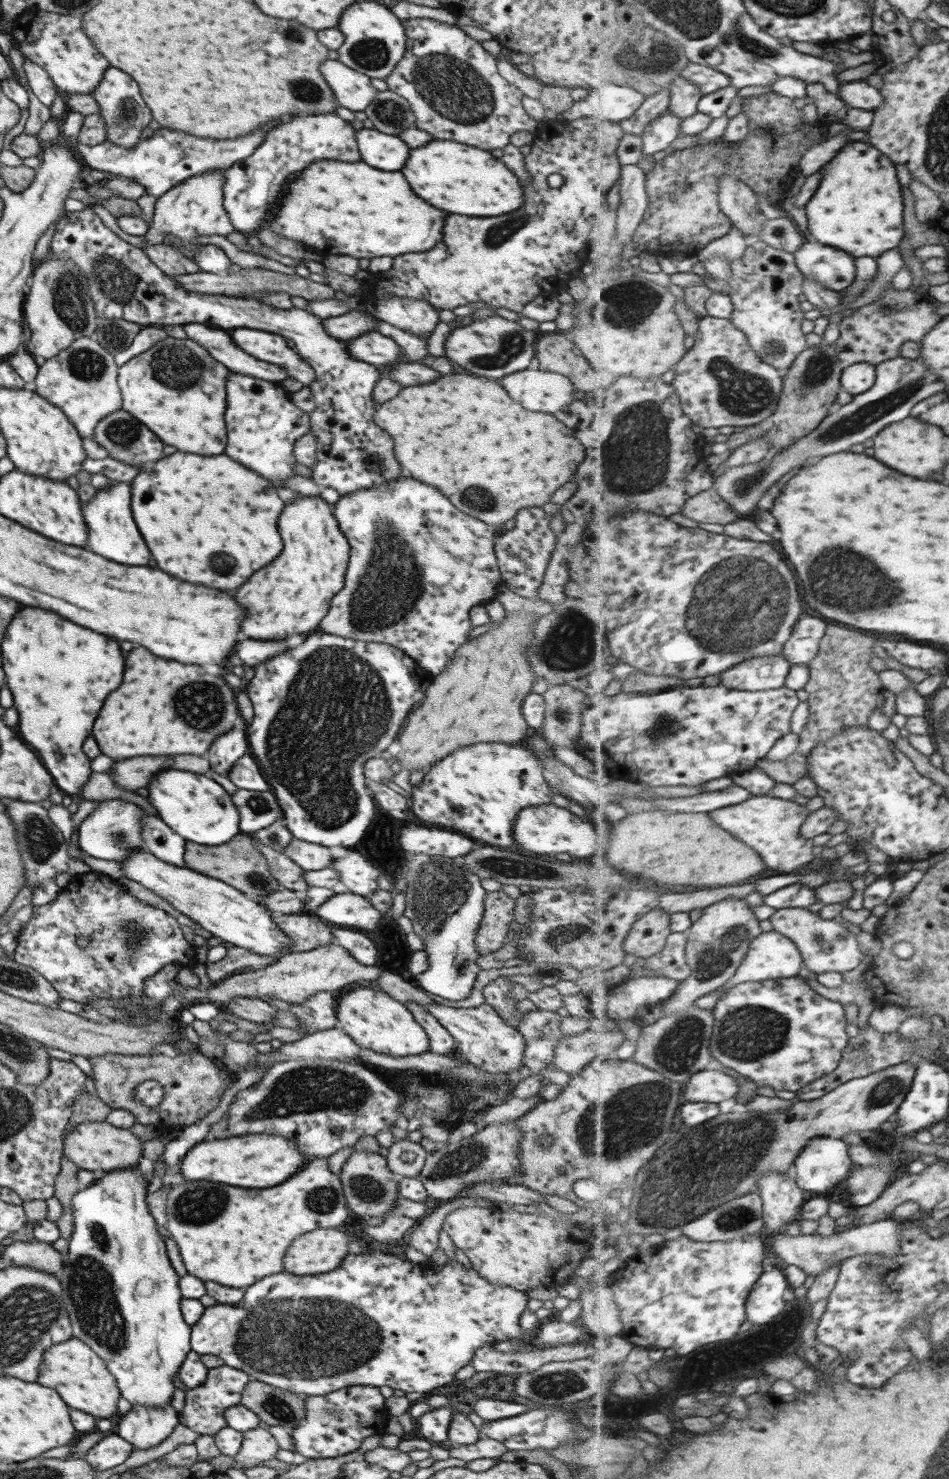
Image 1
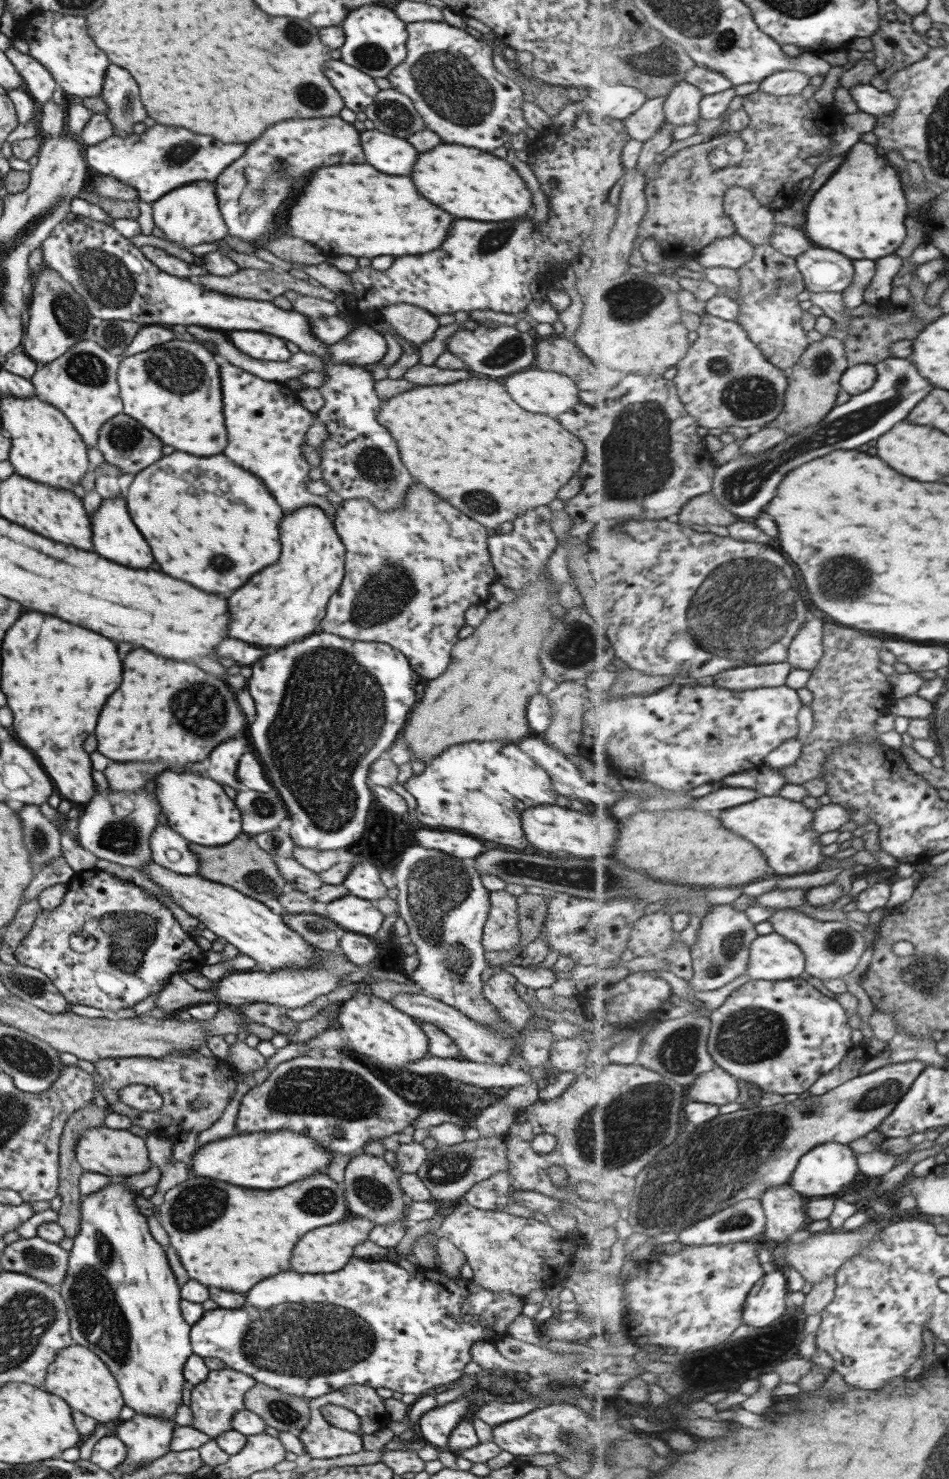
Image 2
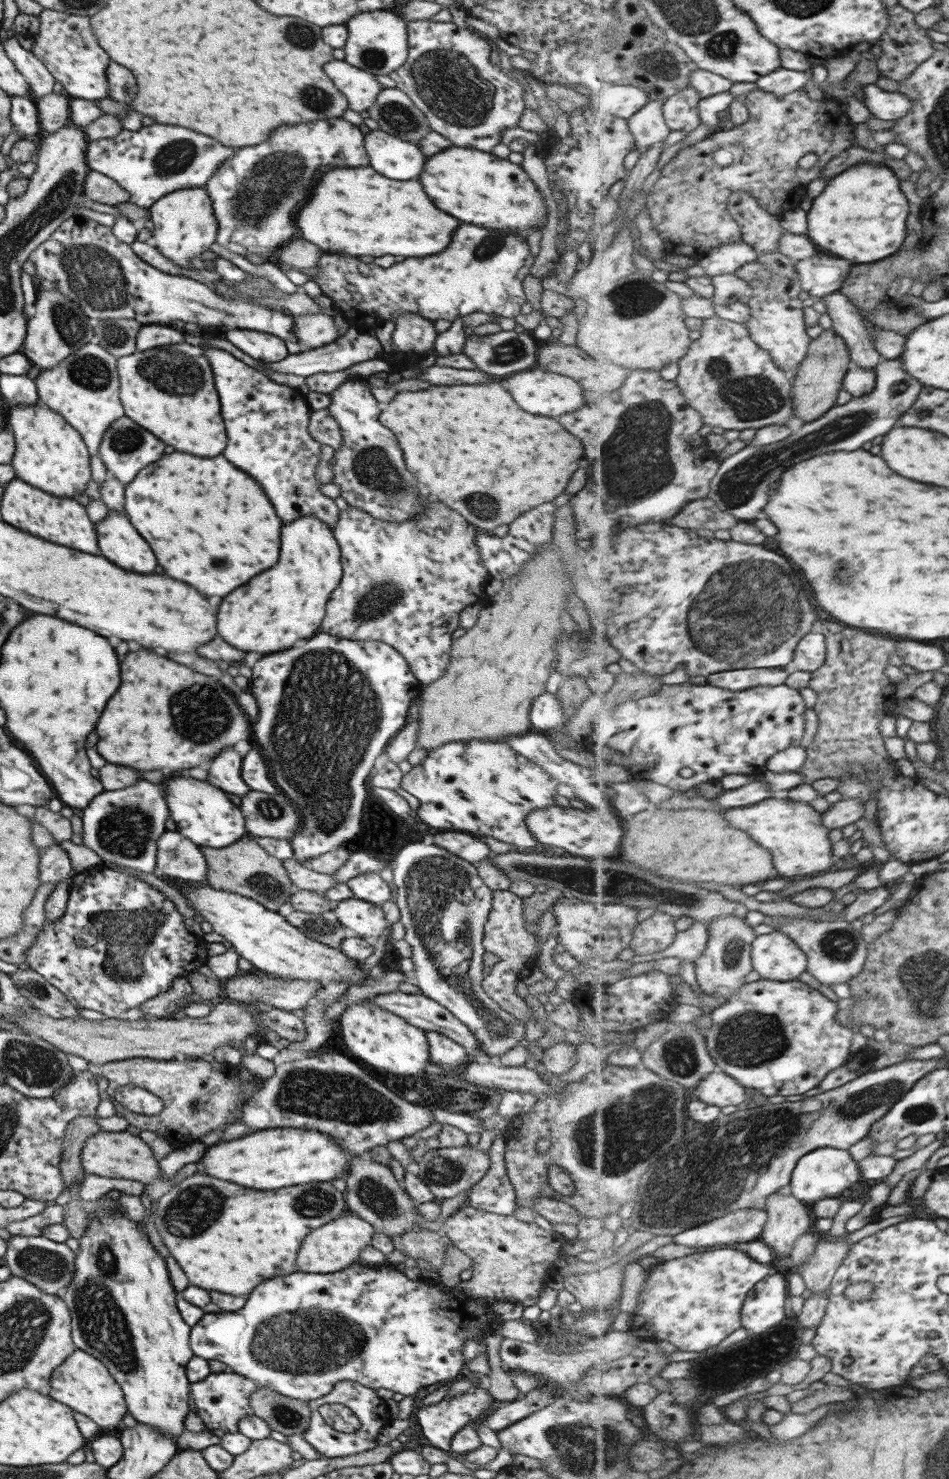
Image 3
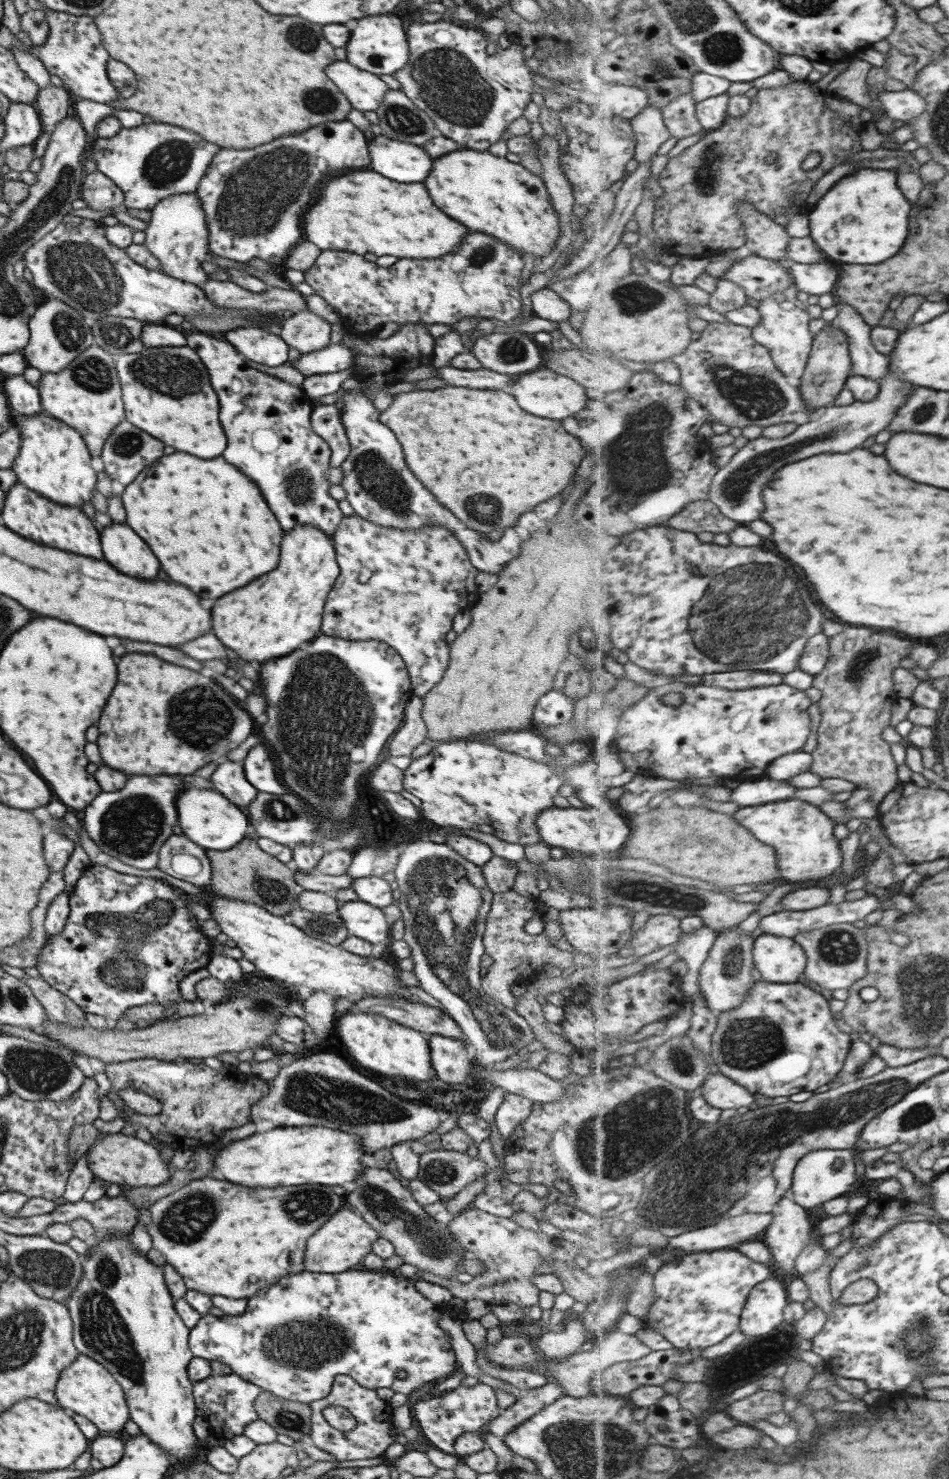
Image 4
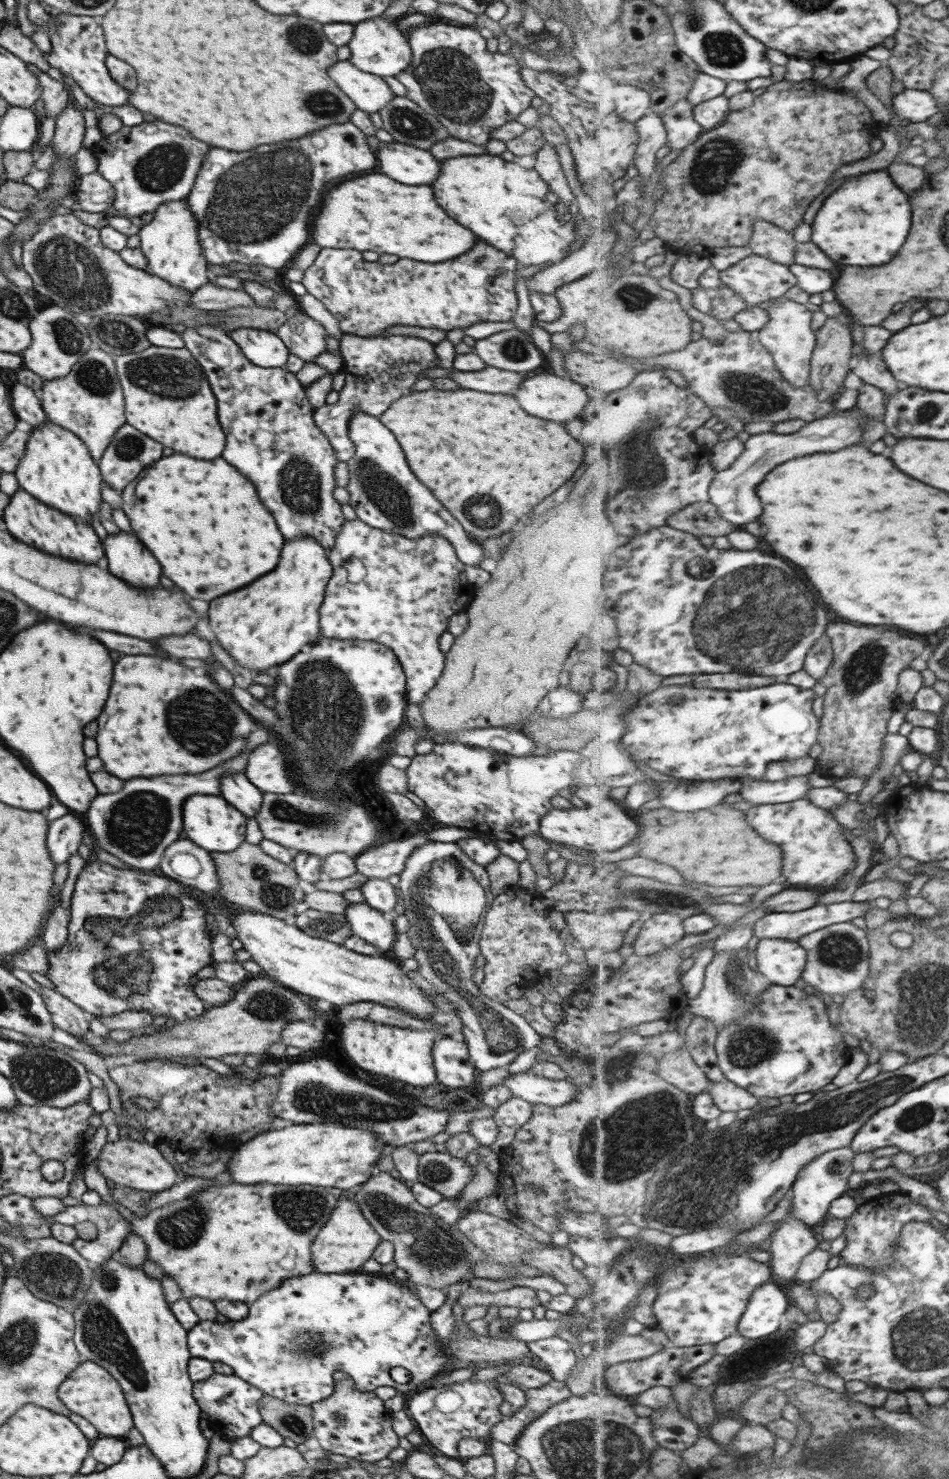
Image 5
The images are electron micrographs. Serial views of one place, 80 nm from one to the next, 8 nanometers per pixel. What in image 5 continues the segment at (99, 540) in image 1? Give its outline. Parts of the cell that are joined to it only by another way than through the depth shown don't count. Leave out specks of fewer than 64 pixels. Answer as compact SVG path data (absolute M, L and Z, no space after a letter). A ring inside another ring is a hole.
M118 531L116 534L106 534L101 542L107 556L107 570L113 576L139 588L153 588L159 584L161 568L135 536Z

